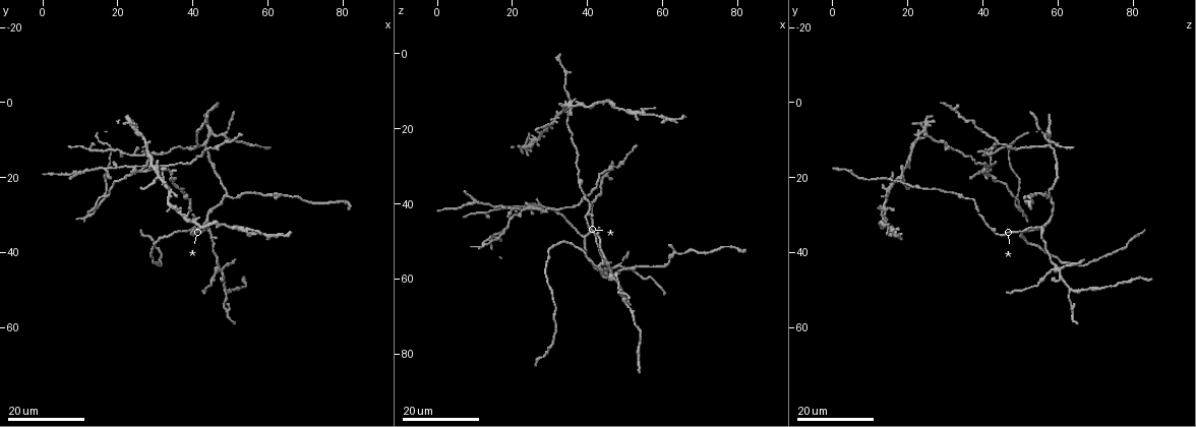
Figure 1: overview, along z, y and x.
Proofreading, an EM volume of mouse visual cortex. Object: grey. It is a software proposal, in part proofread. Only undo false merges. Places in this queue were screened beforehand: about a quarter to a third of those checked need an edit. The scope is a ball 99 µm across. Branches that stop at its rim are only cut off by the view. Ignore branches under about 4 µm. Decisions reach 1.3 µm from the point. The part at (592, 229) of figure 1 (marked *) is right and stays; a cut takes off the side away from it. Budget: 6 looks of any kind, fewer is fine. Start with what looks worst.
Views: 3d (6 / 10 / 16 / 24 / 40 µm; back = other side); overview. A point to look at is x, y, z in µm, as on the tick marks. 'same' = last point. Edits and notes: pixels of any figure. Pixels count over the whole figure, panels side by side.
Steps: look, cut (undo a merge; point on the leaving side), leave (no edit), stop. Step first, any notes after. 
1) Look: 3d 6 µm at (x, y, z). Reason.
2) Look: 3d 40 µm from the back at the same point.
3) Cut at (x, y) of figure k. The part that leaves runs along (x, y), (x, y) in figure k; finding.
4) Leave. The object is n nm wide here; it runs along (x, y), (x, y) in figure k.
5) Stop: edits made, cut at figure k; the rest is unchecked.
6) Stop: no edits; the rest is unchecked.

Look: 3d 16 µm at (30.5, 19.5, 19.0). A fork.

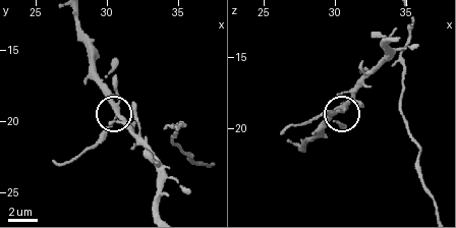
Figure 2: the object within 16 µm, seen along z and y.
Look: 3d 6 µm at (30.6, 19.2, 18.6).

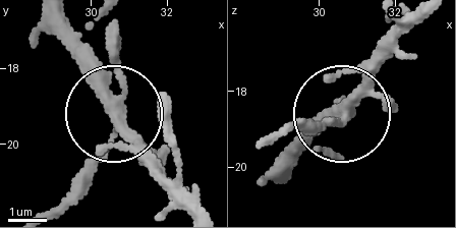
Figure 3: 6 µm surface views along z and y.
Cut at (96, 169) of figure 3. The part that leaves runs along (118, 121), (50, 206) in figure 3; a second cell is stuck on.

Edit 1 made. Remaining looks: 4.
Look: 3d 16 µm at (43.5, 33.0, 56.0). Three arms meet.

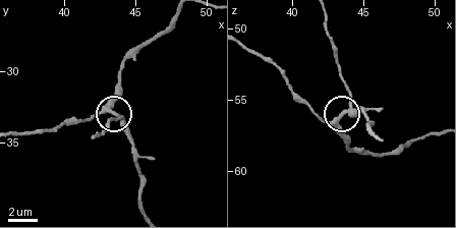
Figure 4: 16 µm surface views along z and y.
Look: 3d 10 µm at (44.2, 33.6, 55.8). Zoom in.

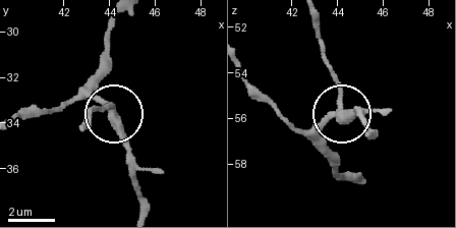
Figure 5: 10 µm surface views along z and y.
Leave. 3 arms meet here; it runs along (312, 20), (342, 112), (359, 114) in figure 5; continuous, no second cell.

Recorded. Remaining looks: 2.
Look: 3d 24 µm at (51.0, 50.0, 68.5). Three-way junction.

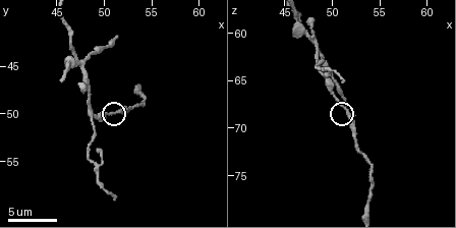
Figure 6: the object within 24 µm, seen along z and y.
Look: 3d 10 µm at (51.6, 49.8, 68.2).

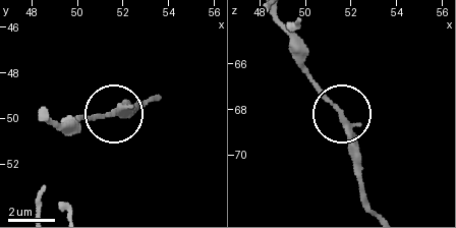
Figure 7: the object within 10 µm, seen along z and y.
Leave. The object is 180 nm wide here; it runs along (278, 17), (297, 64), (342, 111), (359, 185) in figure 7; one cell here.

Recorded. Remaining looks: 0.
Stop: edits made, cut at figure 3; the rest is unchecked.

